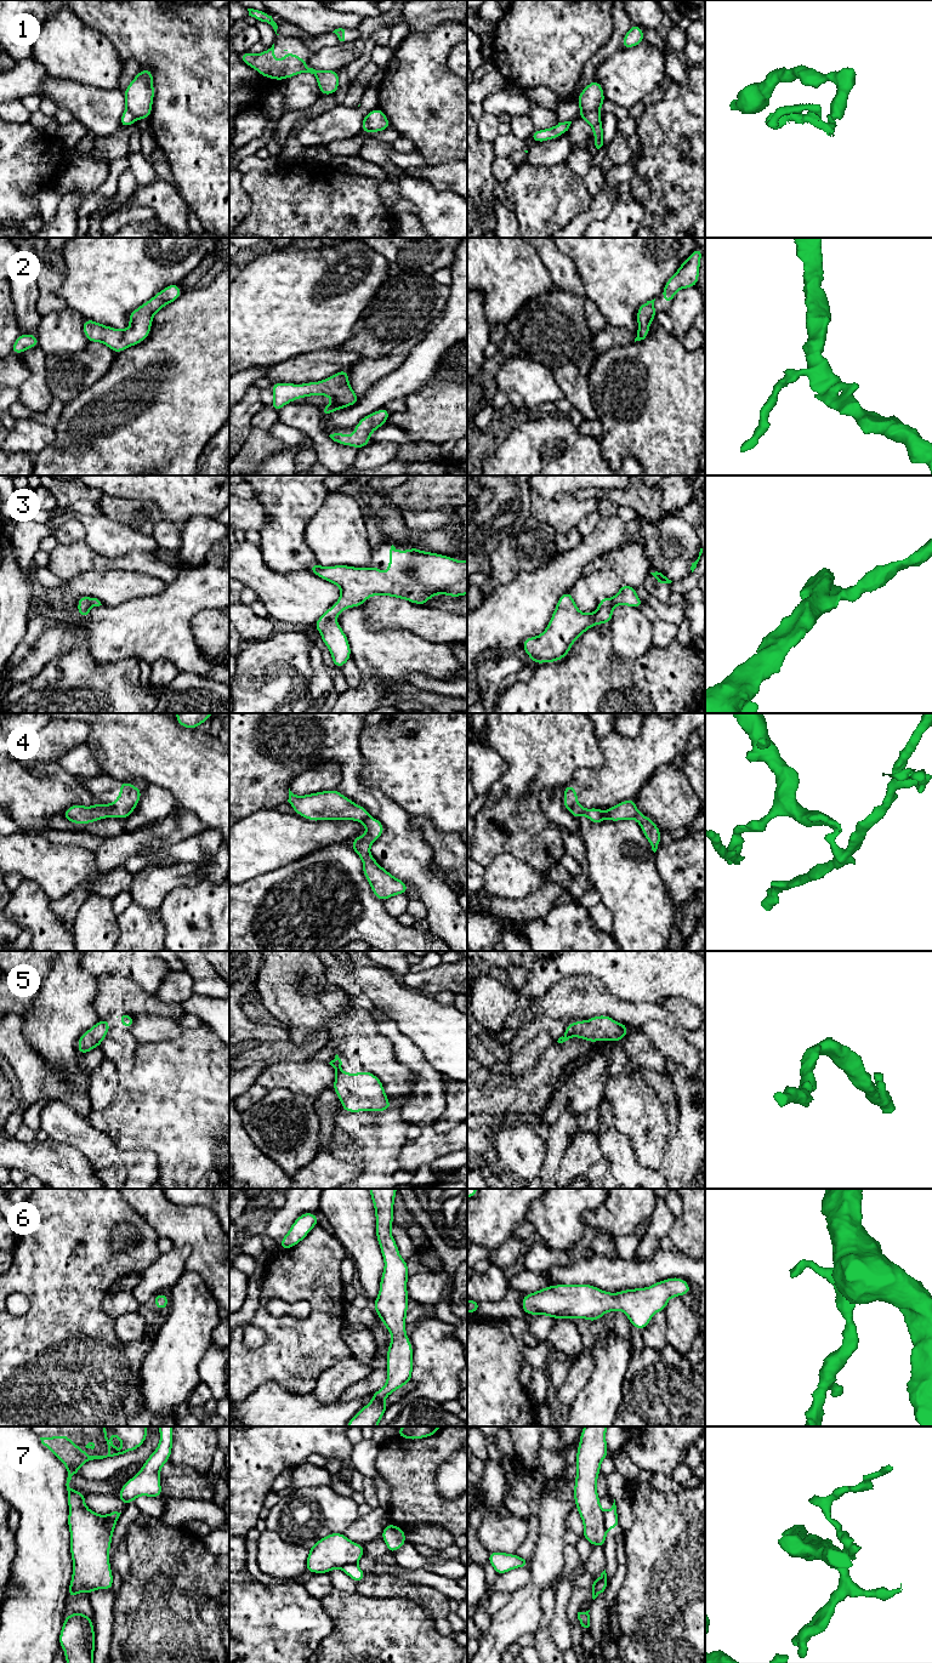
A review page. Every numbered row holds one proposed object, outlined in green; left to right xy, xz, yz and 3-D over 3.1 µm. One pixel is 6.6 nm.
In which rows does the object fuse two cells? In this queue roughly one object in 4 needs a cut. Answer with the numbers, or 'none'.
1, 4, 7

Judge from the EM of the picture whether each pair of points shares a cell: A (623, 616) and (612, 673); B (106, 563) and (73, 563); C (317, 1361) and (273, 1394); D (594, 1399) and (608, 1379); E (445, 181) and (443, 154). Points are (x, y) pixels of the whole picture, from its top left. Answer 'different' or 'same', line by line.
A: different
B: same
C: different
D: same
E: different

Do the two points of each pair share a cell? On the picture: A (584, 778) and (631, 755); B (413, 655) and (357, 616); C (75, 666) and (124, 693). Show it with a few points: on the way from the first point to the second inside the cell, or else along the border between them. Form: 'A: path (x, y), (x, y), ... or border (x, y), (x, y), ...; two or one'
A: path (596, 778), (608, 778), (619, 767); one
B: path (397, 653), (385, 653), (364, 632); one
C: path (87, 677), (92, 682), (112, 683); one

